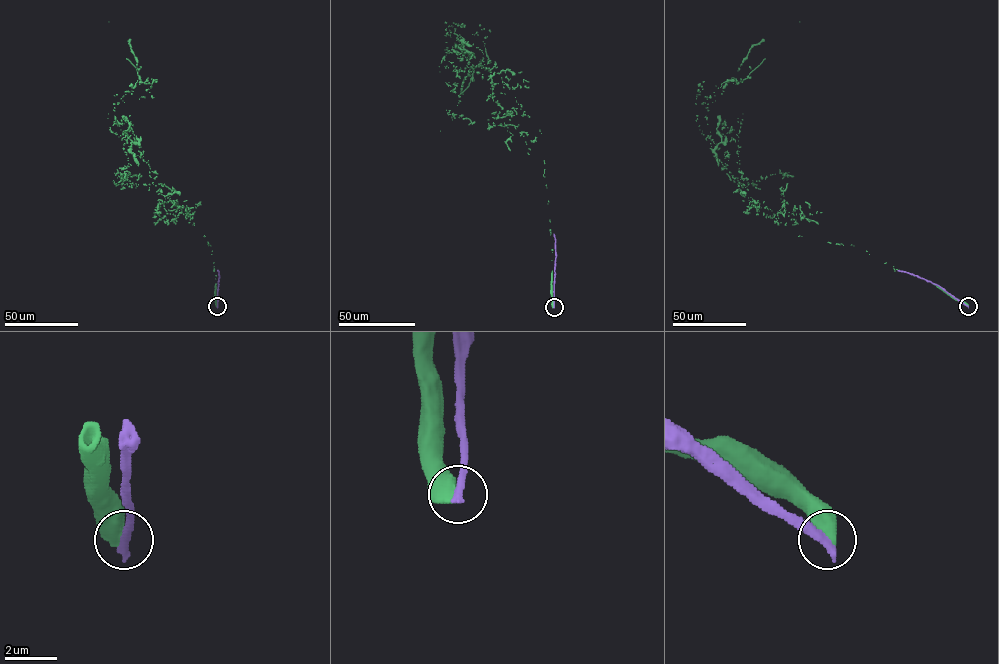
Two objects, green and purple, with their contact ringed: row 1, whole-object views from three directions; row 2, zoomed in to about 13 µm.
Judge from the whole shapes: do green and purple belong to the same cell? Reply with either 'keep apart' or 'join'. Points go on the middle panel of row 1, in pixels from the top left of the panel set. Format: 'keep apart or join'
keep apart

